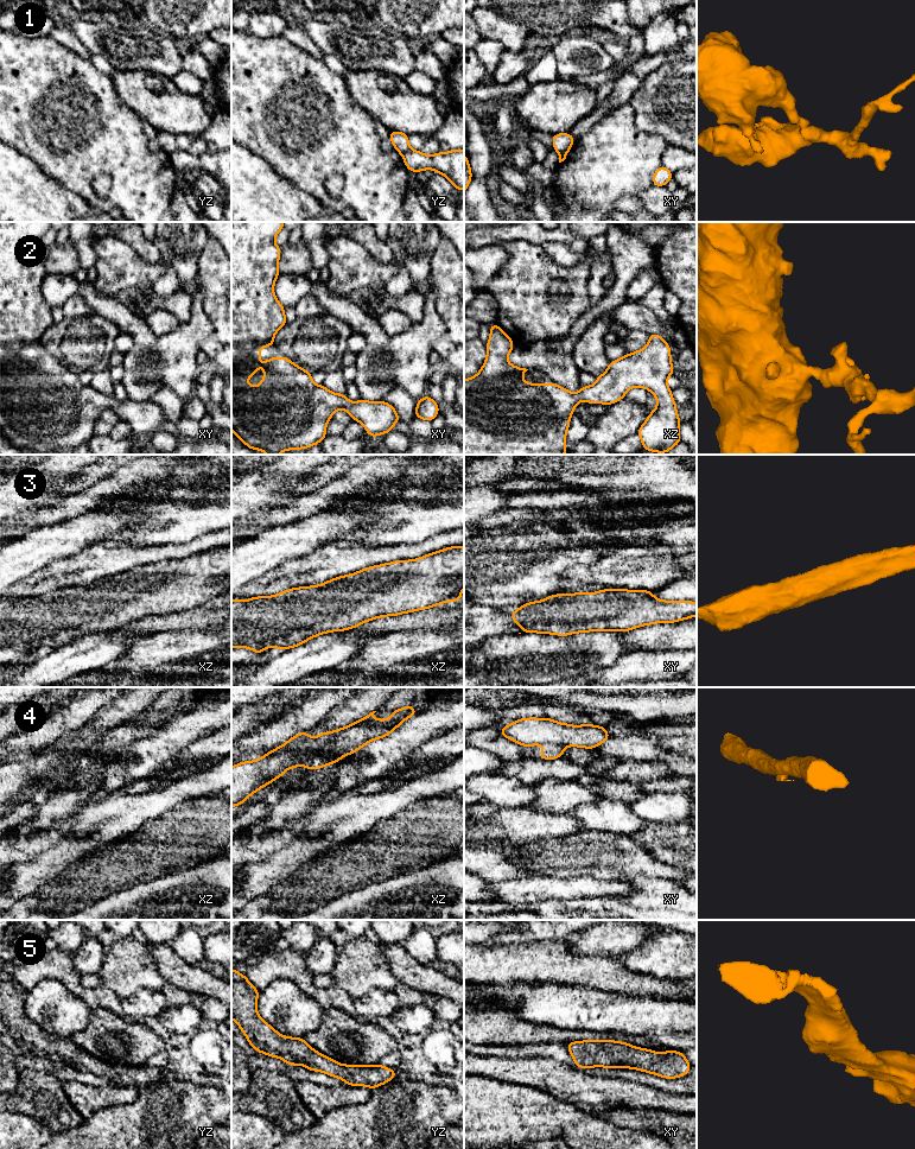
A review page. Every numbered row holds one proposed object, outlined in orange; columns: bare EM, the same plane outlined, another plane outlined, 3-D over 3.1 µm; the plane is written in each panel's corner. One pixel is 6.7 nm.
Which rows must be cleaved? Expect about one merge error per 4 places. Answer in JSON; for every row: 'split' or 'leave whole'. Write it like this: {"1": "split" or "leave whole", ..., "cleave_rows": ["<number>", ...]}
{"1": "split", "2": "leave whole", "3": "leave whole", "4": "split", "5": "leave whole", "cleave_rows": ["1", "4"]}

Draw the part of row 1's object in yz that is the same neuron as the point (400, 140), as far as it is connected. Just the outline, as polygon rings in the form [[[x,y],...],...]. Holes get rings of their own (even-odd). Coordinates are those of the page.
[[[398,131],[390,132],[389,139],[390,139],[394,148],[400,154],[404,154],[405,152],[407,152],[411,148],[409,142],[408,142],[408,135],[402,132],[398,132]]]

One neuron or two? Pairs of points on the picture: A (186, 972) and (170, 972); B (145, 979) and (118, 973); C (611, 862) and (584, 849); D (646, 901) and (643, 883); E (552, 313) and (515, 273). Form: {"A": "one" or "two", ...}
{"A": "one", "B": "one", "C": "one", "D": "one", "E": "one"}

